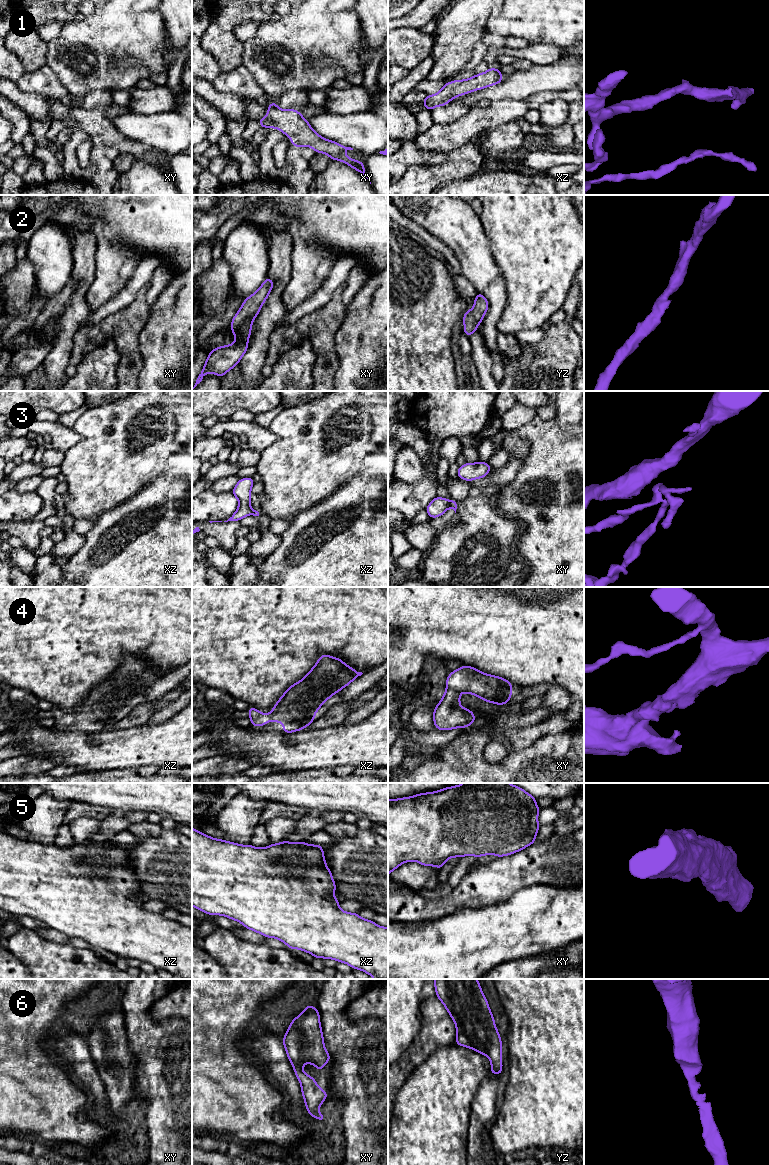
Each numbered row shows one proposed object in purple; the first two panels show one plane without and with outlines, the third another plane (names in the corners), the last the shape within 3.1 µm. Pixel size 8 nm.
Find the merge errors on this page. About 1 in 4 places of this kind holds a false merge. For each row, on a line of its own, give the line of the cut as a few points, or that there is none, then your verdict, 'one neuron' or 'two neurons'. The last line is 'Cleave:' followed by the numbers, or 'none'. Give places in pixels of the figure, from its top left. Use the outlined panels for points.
1: no cut; one neuron
2: no cut; one neuron
3: cut in xy along (448, 501), (449, 506); two neurons
4: no cut; one neuron
5: no cut; one neuron
6: no cut; one neuron
Cleave: 3

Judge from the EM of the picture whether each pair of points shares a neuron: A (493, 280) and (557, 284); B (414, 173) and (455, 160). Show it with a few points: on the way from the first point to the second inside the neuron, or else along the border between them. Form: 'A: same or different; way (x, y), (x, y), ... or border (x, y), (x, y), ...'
A: different; border (494, 260), (504, 281), (505, 305)
B: same; way (424, 173), (442, 173), (445, 170)

